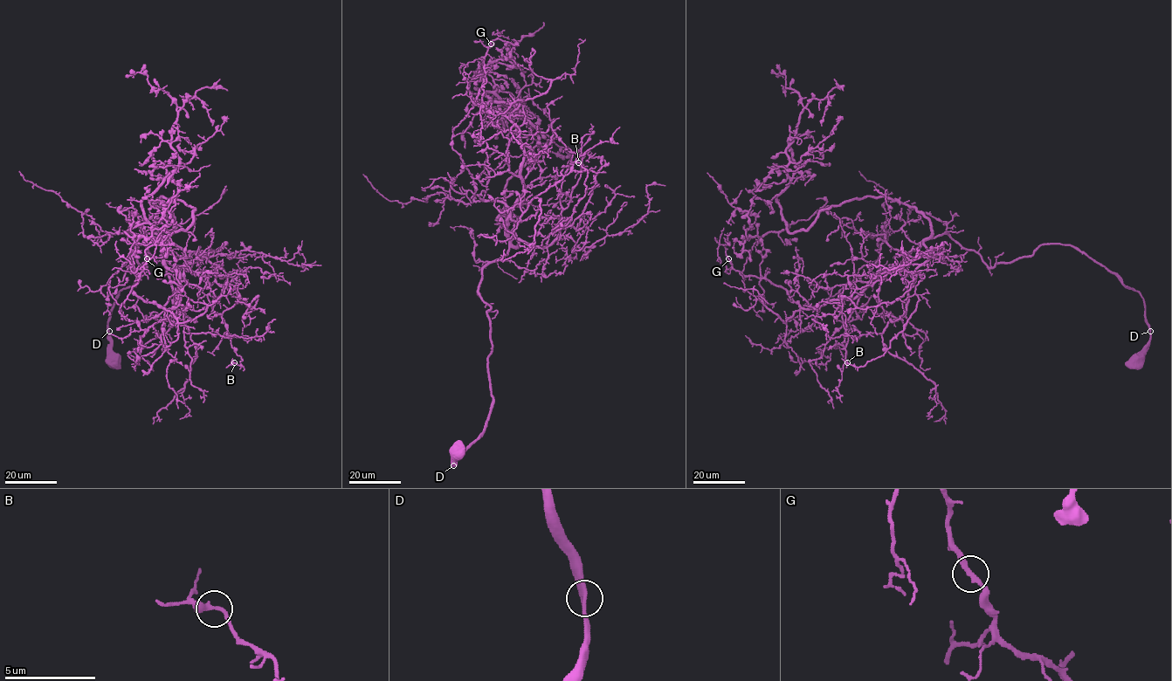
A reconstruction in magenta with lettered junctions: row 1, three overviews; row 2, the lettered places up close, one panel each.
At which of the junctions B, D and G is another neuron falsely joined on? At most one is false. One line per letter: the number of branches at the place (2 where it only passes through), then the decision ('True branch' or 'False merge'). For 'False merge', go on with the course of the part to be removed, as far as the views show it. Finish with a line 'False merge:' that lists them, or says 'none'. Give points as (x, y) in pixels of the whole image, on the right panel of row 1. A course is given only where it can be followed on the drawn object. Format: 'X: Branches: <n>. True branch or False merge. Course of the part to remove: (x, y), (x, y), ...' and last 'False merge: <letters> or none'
B: Branches: 2. True branch
D: Branches: 2. True branch
G: Branches: 2. True branch
False merge: none

